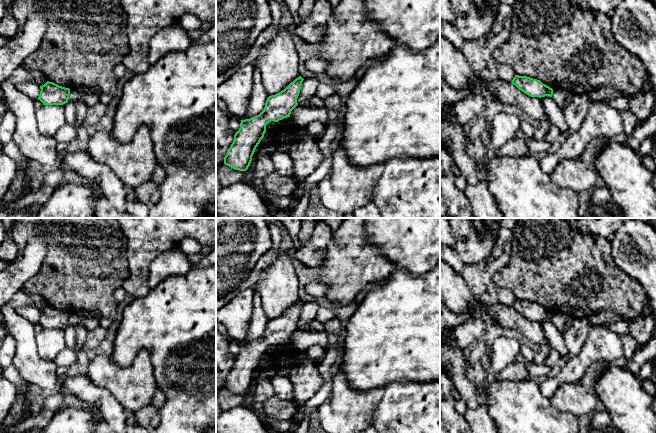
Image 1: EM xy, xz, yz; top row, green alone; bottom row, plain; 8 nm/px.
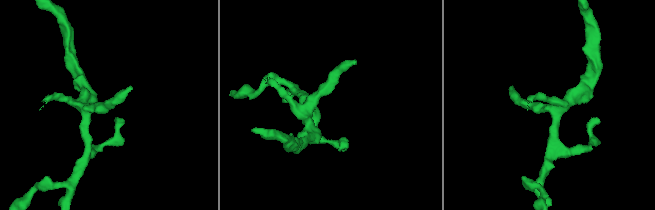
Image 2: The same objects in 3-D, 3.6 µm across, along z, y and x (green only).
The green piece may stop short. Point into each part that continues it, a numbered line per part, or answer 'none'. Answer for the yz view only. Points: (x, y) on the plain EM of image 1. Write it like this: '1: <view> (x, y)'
none

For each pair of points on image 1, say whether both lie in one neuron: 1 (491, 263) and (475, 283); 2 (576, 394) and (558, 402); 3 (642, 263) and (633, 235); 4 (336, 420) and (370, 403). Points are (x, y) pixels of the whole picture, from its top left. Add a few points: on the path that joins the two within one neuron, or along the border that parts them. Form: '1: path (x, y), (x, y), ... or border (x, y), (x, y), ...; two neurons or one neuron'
1: path (488, 268), (478, 278); one neuron
2: path (572, 398), (562, 400); one neuron
3: path (642, 256), (635, 242); one neuron
4: path (344, 413), (352, 411), (362, 404); one neuron

